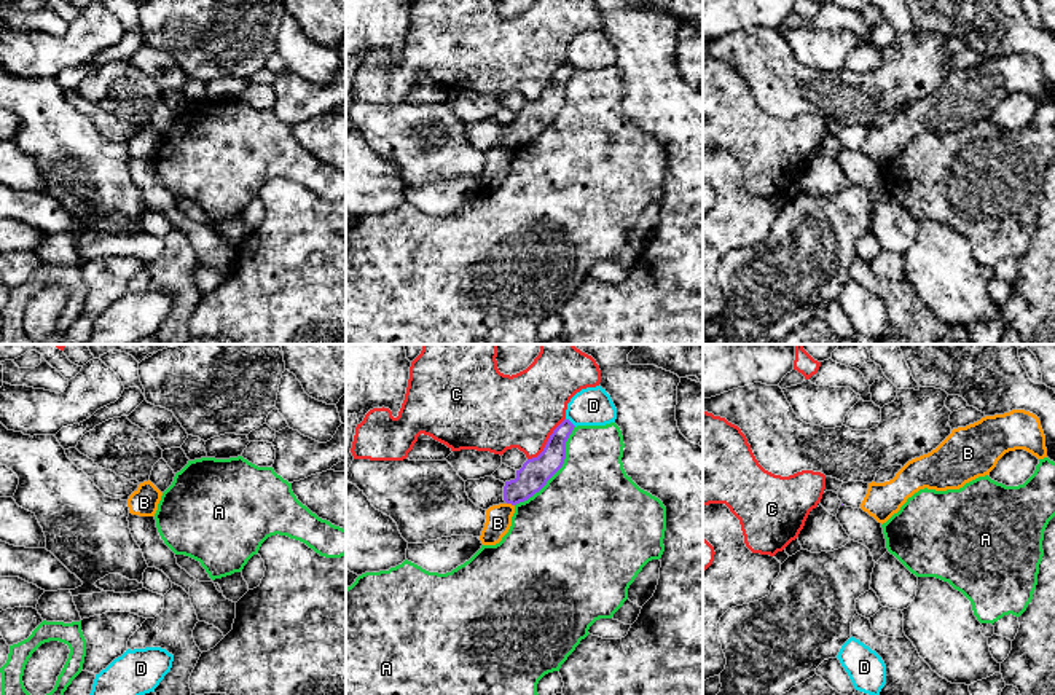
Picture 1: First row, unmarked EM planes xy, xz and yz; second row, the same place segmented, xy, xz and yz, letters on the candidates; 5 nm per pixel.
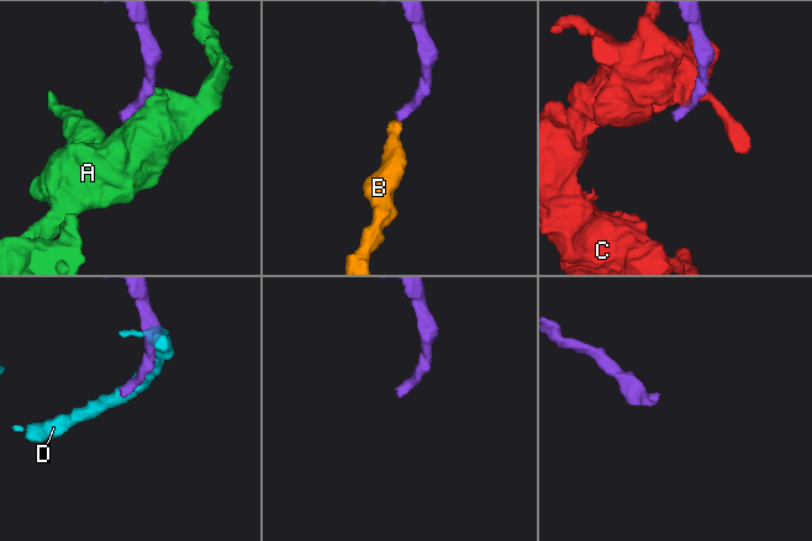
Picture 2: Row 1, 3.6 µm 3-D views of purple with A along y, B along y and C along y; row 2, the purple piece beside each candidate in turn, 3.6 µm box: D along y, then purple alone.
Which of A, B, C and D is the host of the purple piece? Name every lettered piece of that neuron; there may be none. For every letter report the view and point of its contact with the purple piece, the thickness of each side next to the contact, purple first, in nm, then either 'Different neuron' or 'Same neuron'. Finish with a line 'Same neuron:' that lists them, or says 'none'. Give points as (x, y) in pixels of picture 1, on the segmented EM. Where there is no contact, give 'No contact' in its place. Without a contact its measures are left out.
A: Touches purple at xz (558, 469). Thickness 150 nm (purple) against 500 nm. Different neuron
B: Touches purple at xz (510, 502). Thickness 150 nm (purple) against 130 nm. Same neuron
C: Touches purple at xz (547, 442). Thickness 150 nm (purple) against 380 nm. Different neuron
D: Touches purple at xz (569, 421). Thickness 120 nm (purple) against 190 nm. Different neuron
Same neuron: B

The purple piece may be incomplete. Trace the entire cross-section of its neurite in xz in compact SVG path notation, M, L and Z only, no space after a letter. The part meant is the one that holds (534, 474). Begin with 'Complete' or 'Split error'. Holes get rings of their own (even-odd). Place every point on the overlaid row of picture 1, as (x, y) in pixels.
Split error. M564 419L550 435L543 451L537 457L528 459L523 467L516 470L515 480L505 481L505 502L486 510L486 523L480 536L483 545L499 544L512 526L515 505L539 493L563 467L566 442L574 427L569 419Z

